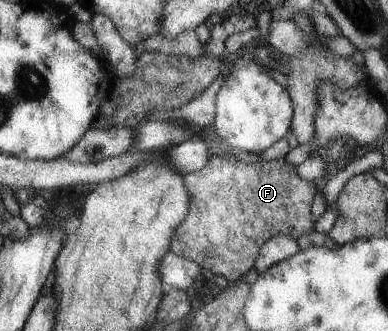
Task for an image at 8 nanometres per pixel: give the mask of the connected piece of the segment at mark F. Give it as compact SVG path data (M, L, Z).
M211 155L201 168L183 176L189 196L188 212L177 226L170 239L170 250L210 269L215 275L223 275L229 282L251 271L261 246L271 238L283 234L297 240L304 234L315 231L312 218L312 203L321 183L301 179L296 167L285 159L263 160L253 163L237 163L225 156Z

